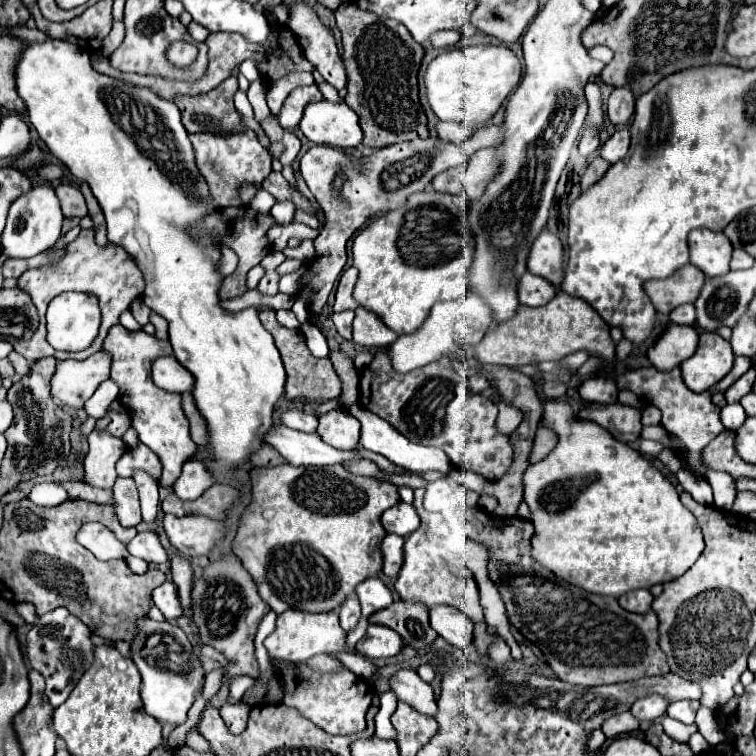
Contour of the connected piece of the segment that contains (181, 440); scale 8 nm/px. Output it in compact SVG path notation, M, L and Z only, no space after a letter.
M114 325L104 341L104 351L112 355L112 379L120 387L120 403L126 411L130 411L132 427L138 431L140 441L148 445L162 461L162 475L158 485L160 487L172 487L174 481L180 477L184 461L196 455L198 445L190 437L188 419L182 411L182 397L178 393L168 393L154 385L150 373L152 373L152 361L160 353L172 355L170 341L158 341L154 335L138 331L128 331L122 325Z

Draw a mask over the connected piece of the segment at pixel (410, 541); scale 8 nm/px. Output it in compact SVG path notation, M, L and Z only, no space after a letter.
M414 489L414 507L416 507L418 515L422 517L422 525L418 531L414 531L412 535L406 537L404 565L398 573L394 589L402 601L422 603L428 609L432 609L434 605L442 605L442 603L454 605L456 609L466 613L474 623L480 623L484 619L484 613L482 613L482 605L478 601L478 585L474 581L472 571L468 567L454 569L454 565L448 563L444 557L432 557L430 553L426 553L426 539L428 539L428 529L430 529L428 515L430 513L426 509L422 509L422 497L424 497L424 489Z

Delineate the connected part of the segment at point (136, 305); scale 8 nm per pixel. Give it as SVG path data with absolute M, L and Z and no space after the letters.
M140 299L132 301L132 305L130 305L130 311L132 311L132 315L136 317L136 321L138 321L142 327L148 323L148 317L150 317L150 309L146 309L146 307L144 307L144 303L142 303Z

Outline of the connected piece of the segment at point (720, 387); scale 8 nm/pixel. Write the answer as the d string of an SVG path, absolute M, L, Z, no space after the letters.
M736 357L734 359L734 367L732 367L732 371L718 383L718 385L714 385L712 389L710 389L710 393L716 393L716 391L726 391L744 371L748 371L750 369L750 365L752 365L752 361L748 361L748 357Z

